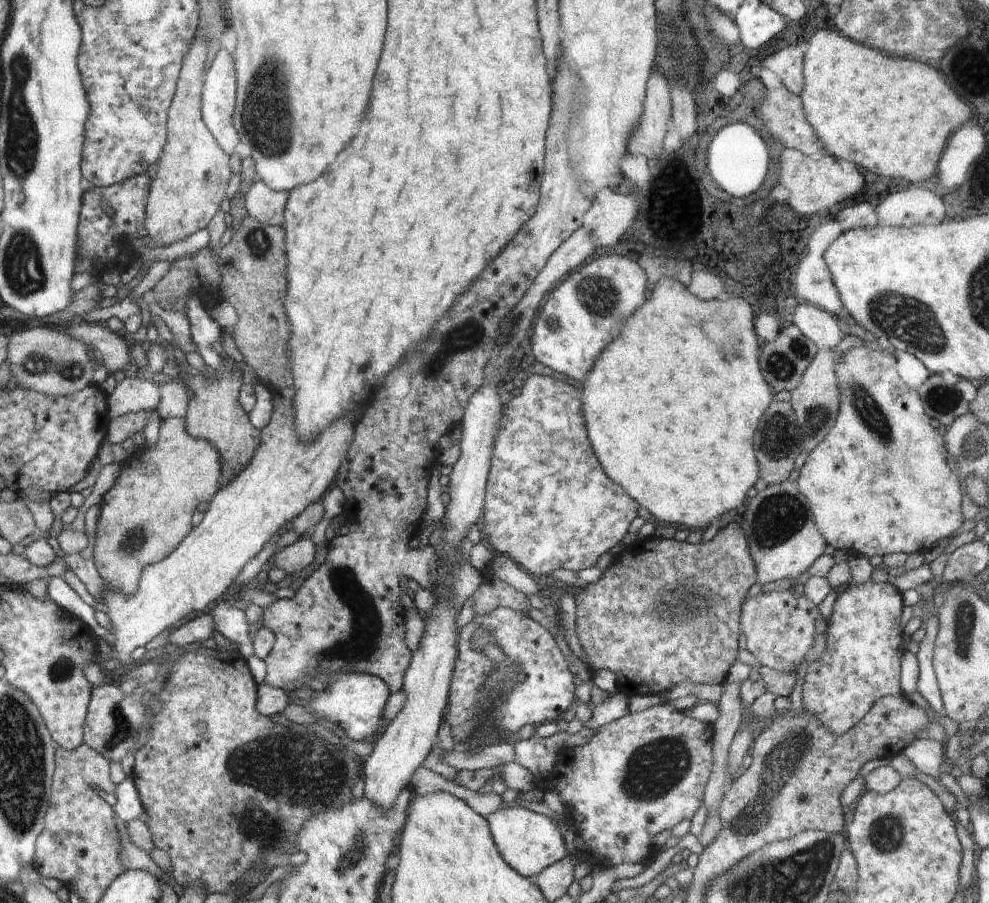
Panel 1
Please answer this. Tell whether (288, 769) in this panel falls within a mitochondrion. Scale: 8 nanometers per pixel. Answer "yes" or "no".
yes

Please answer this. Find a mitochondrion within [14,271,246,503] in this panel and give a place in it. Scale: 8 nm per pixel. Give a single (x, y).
(68, 369)

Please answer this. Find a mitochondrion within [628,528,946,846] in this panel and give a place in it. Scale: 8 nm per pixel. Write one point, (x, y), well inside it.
(781, 763)

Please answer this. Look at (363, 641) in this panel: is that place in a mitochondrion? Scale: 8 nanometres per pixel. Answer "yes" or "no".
yes

